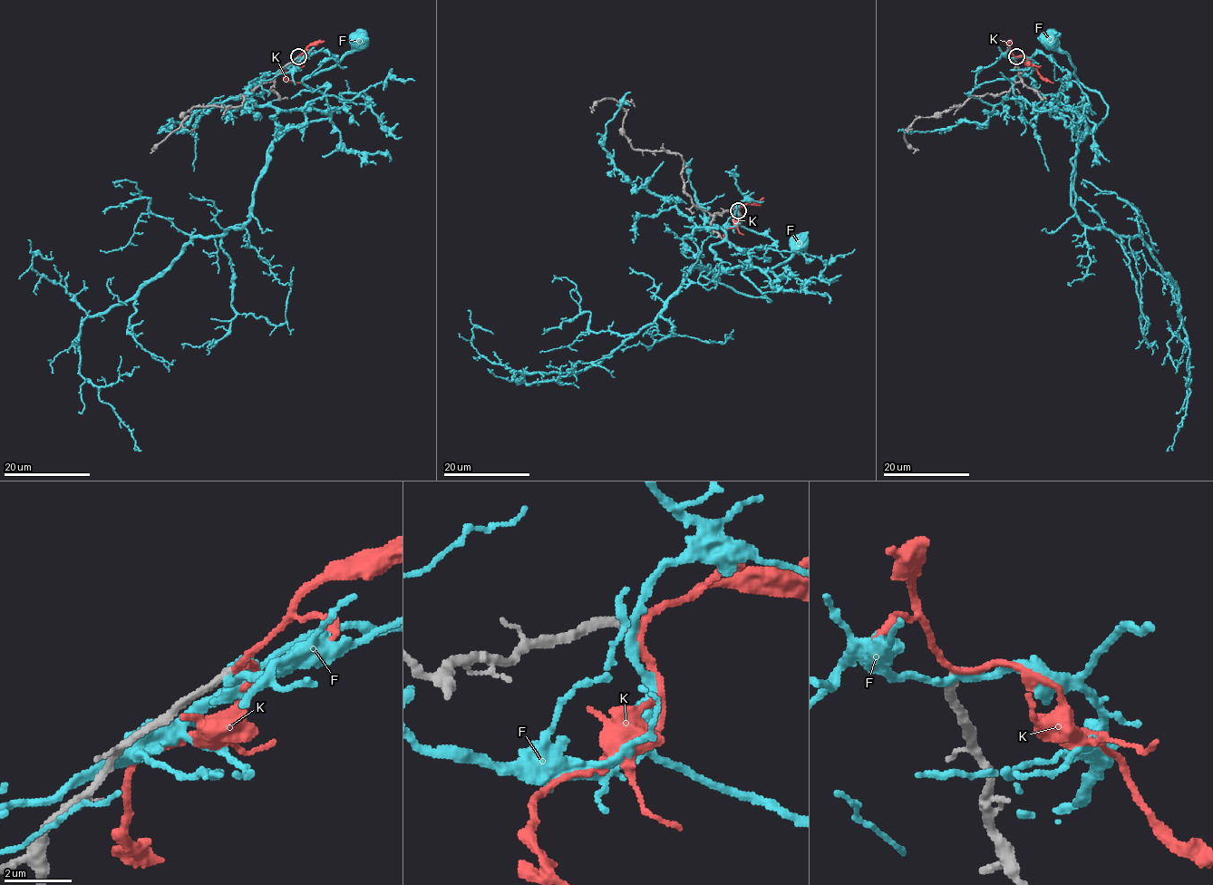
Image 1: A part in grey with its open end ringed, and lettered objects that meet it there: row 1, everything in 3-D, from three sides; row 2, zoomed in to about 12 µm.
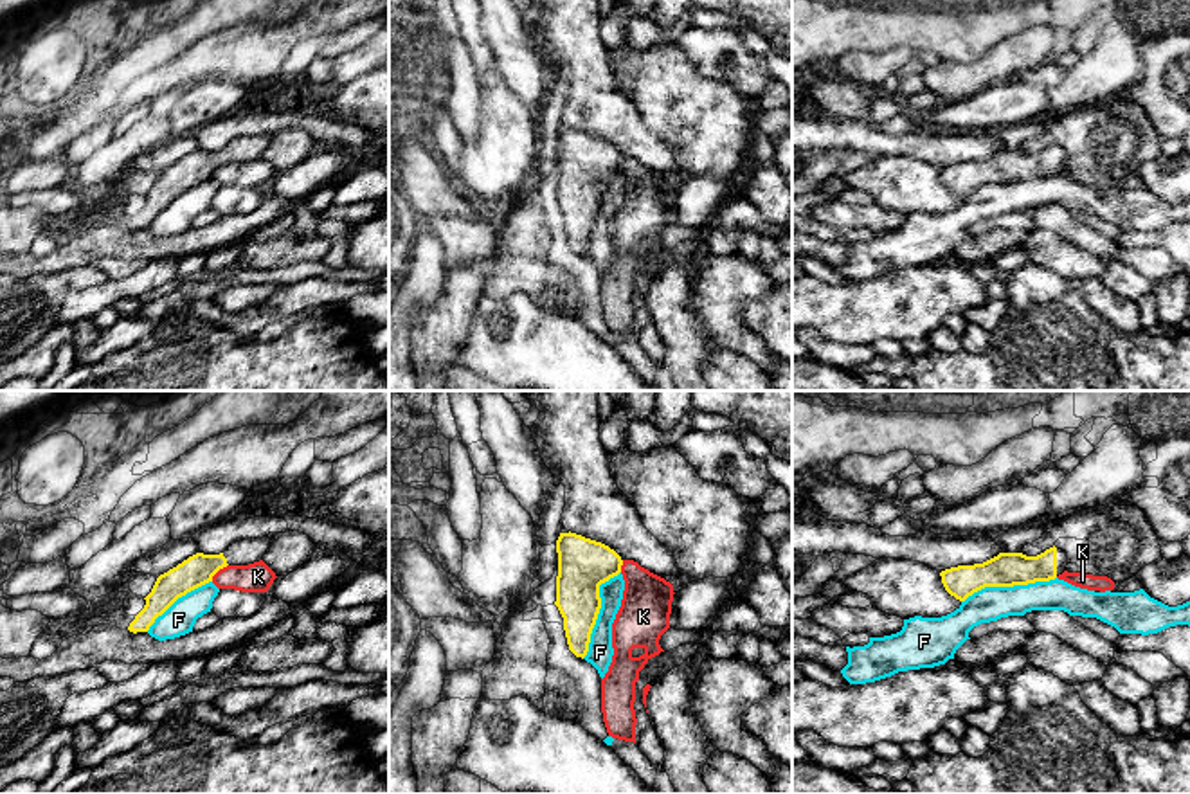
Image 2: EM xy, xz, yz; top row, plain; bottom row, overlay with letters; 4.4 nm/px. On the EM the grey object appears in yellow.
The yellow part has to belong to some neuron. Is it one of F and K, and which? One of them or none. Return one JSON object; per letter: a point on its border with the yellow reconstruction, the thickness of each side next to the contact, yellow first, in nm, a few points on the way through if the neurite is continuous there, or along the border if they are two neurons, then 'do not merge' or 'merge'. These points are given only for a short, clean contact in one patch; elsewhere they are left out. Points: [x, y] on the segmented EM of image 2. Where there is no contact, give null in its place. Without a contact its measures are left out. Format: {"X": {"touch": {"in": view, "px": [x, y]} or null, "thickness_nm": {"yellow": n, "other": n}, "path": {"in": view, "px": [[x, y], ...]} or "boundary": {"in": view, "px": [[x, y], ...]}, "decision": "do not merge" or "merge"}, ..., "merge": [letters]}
{"F": {"touch": {"in": "yz", "px": [1009, 586]}, "thickness_nm": {"yellow": 160, "other": 160}, "decision": "do not merge"}, "K": {"touch": {"in": "xy", "px": [218, 569]}, "thickness_nm": {"yellow": 140, "other": 140}, "boundary": {"in": "xy", "px": [[227, 564], [211, 580]]}, "decision": "do not merge"}, "merge": []}

